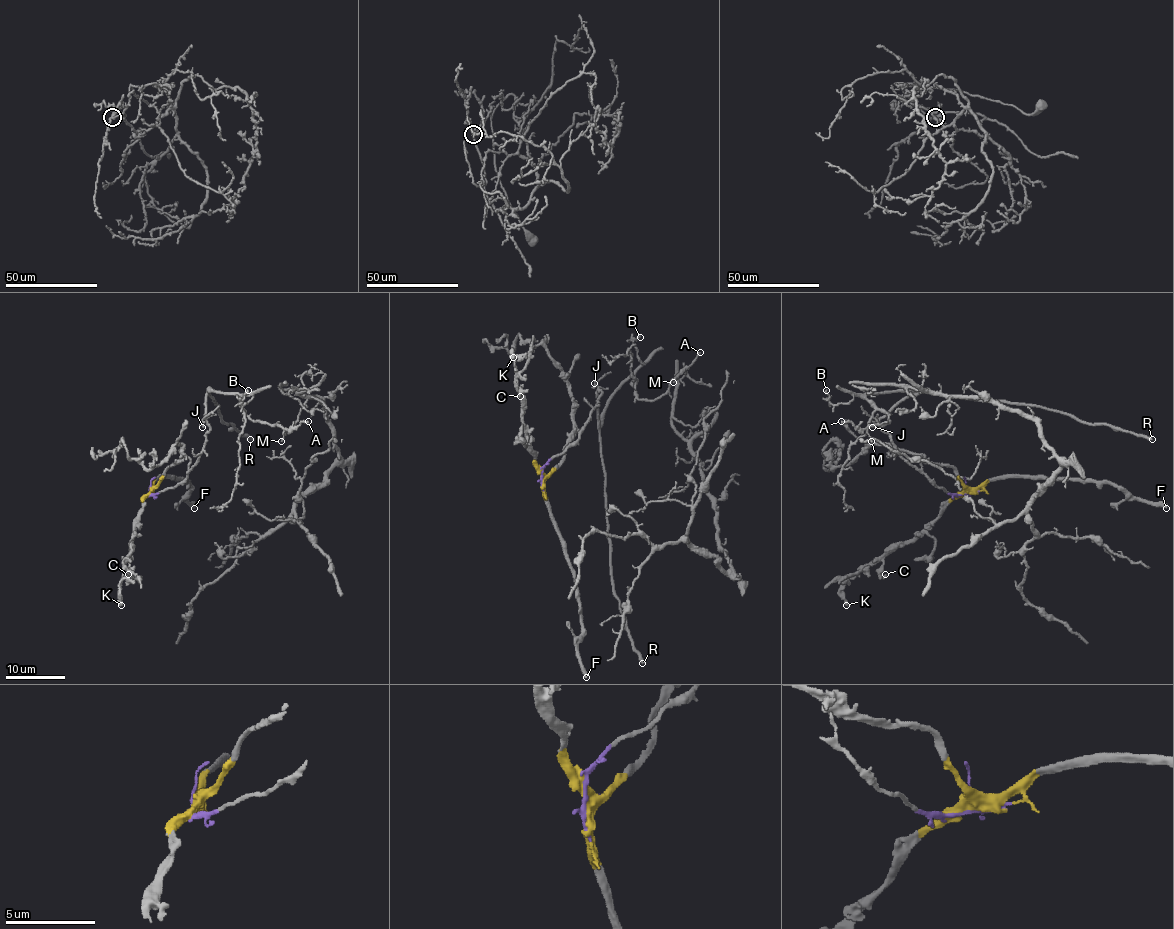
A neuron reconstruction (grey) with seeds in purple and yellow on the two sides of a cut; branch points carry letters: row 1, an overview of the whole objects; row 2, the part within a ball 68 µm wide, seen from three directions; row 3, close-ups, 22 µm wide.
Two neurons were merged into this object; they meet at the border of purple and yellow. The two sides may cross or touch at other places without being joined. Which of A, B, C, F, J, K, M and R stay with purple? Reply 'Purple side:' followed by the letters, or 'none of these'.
Purple side: A, B, J, M, R

